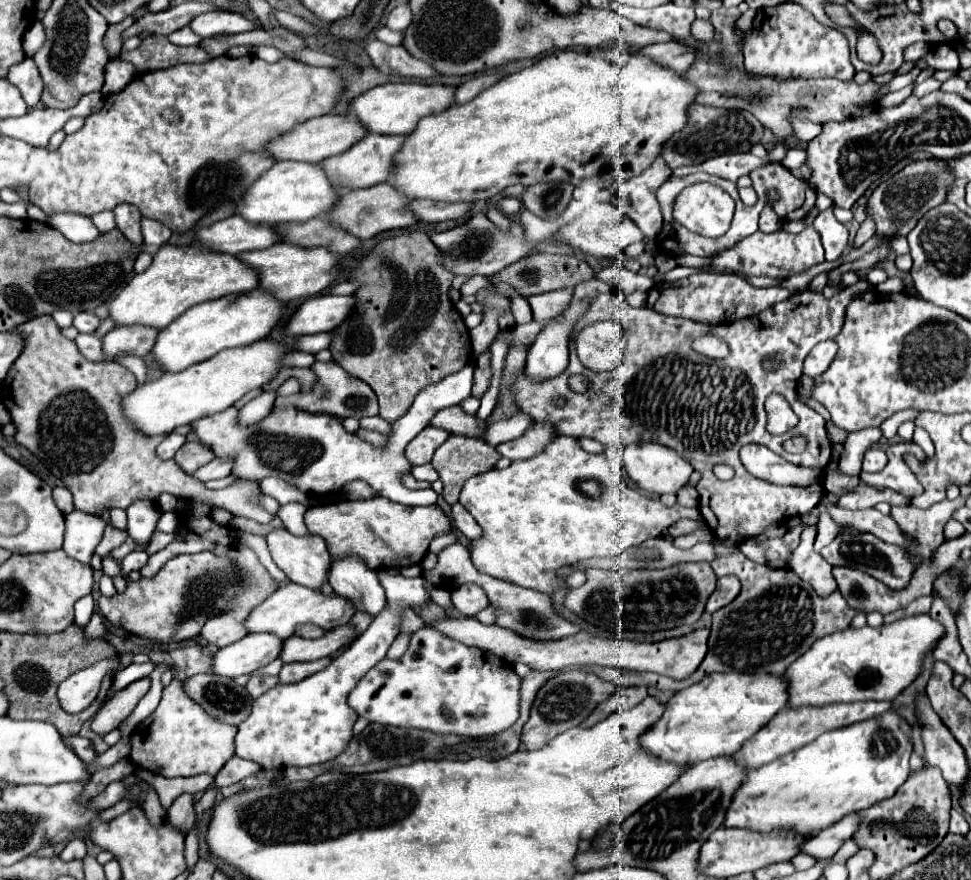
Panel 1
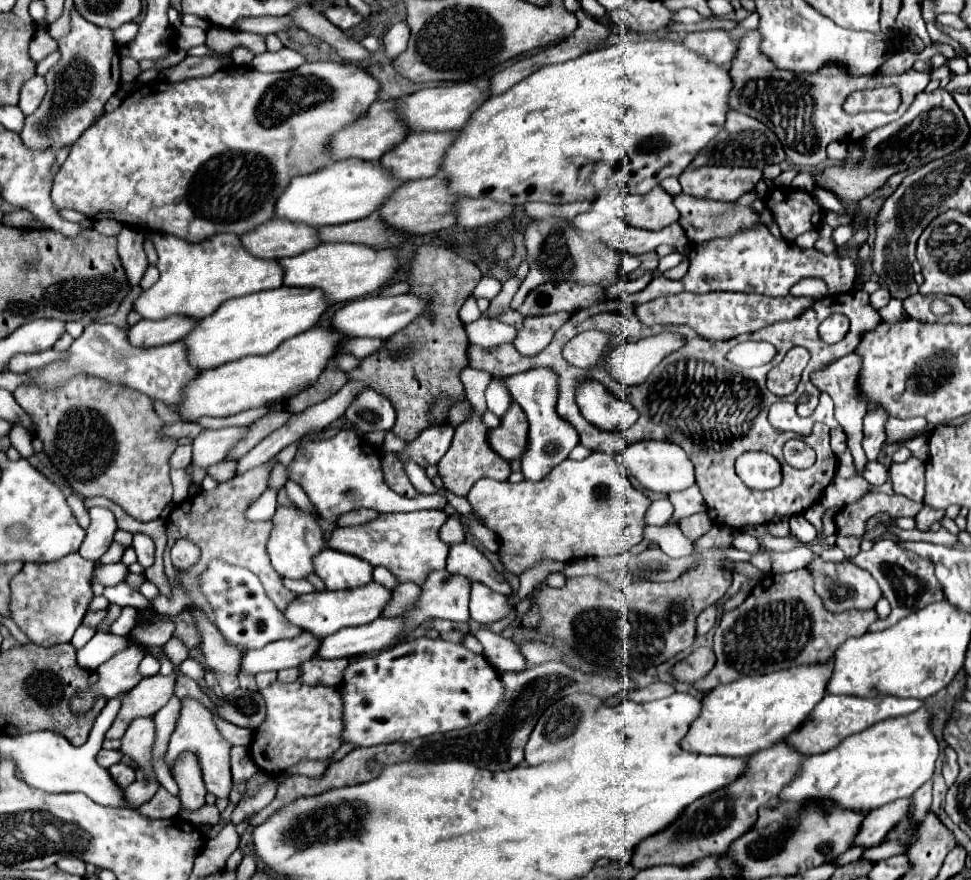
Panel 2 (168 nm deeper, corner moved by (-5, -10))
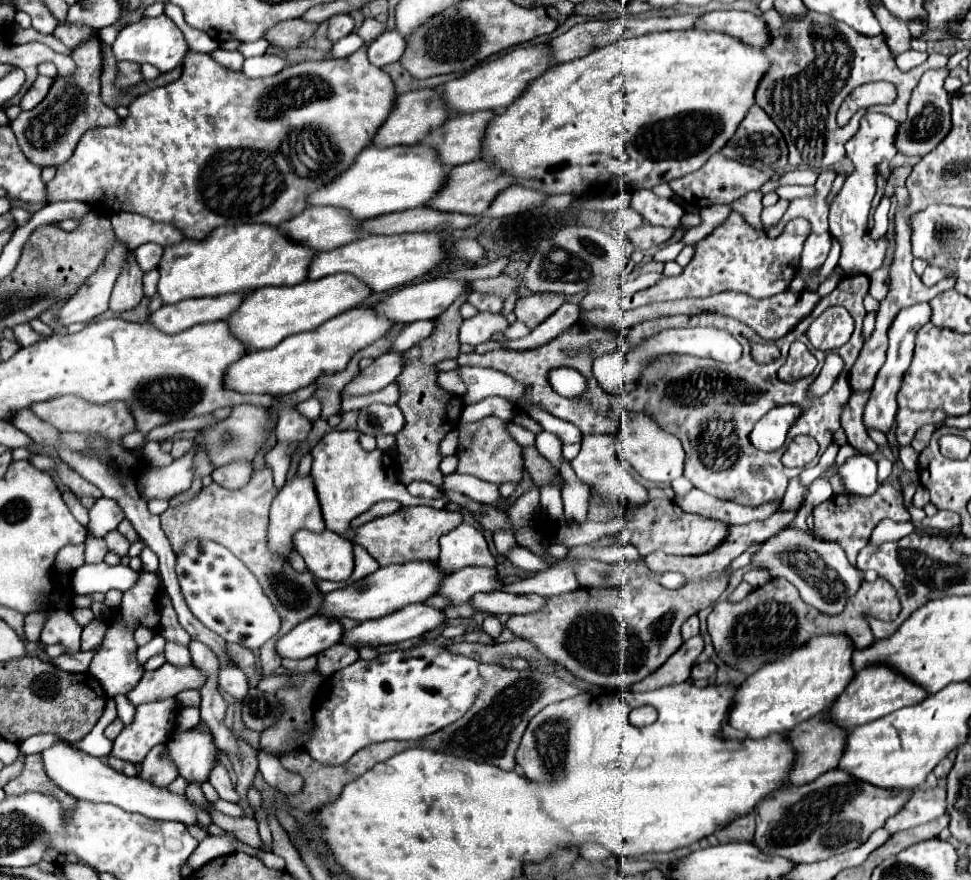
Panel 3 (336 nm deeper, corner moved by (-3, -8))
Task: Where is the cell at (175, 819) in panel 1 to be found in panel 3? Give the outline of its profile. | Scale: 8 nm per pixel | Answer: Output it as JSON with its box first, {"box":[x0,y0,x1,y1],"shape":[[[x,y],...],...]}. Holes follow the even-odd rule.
{"box":[168,730,216,782],"shape":[[[196,730],[178,732],[168,742],[168,754],[178,774],[188,782],[206,782],[208,774],[216,762],[216,746],[212,734],[202,734]]]}

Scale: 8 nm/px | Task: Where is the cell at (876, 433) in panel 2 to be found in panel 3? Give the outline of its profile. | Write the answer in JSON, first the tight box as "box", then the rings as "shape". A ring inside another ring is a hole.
{"box":[864,302,930,432],"shape":[[[924,302],[924,304],[914,304],[910,308],[904,308],[896,314],[896,320],[892,320],[892,328],[888,330],[888,338],[890,338],[890,346],[888,346],[888,354],[886,354],[886,362],[884,366],[880,368],[878,376],[876,376],[876,382],[874,382],[874,388],[870,392],[870,398],[866,402],[866,408],[864,408],[864,426],[866,430],[878,430],[878,432],[892,432],[892,424],[894,424],[894,416],[896,416],[896,394],[900,390],[900,382],[902,382],[902,376],[906,372],[906,368],[910,366],[910,360],[912,360],[912,350],[914,350],[914,334],[930,320],[930,306]]]}

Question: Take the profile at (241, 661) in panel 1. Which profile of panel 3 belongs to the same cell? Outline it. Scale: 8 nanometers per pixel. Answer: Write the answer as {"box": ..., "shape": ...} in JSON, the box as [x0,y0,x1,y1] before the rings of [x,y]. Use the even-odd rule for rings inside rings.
{"box":[276,616,342,658],"shape":[[[312,616],[292,628],[276,642],[276,654],[280,658],[308,658],[314,656],[342,638],[342,624],[338,620],[328,620],[324,616]]]}

